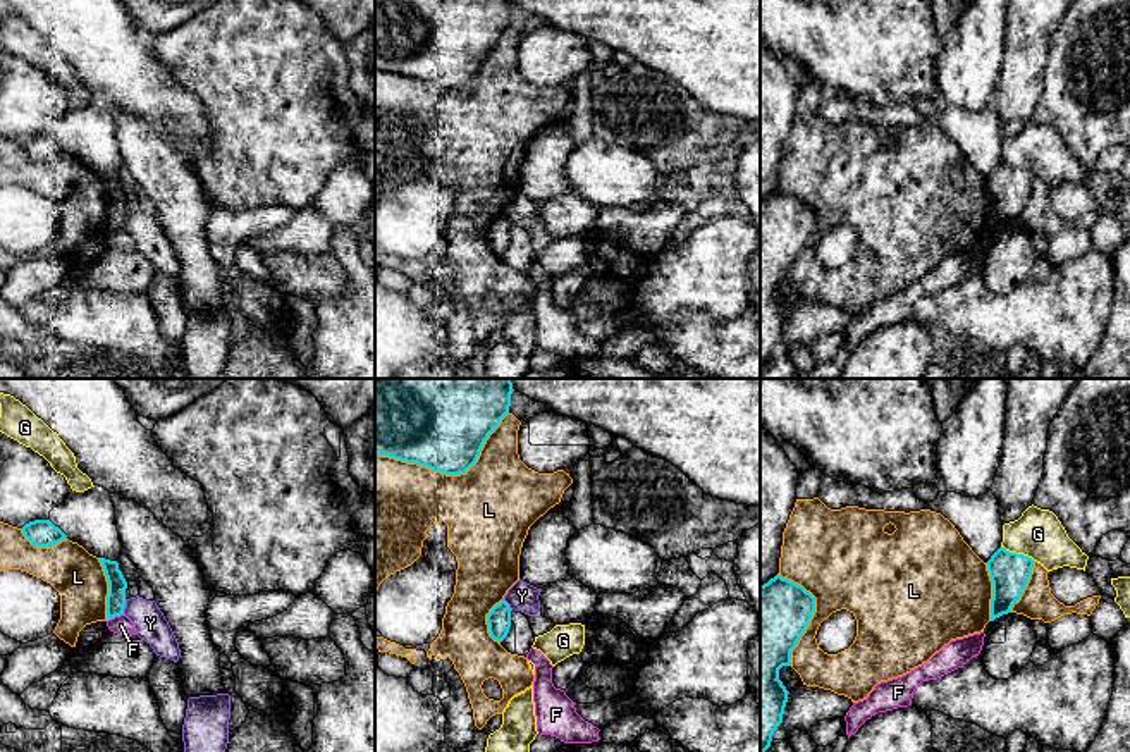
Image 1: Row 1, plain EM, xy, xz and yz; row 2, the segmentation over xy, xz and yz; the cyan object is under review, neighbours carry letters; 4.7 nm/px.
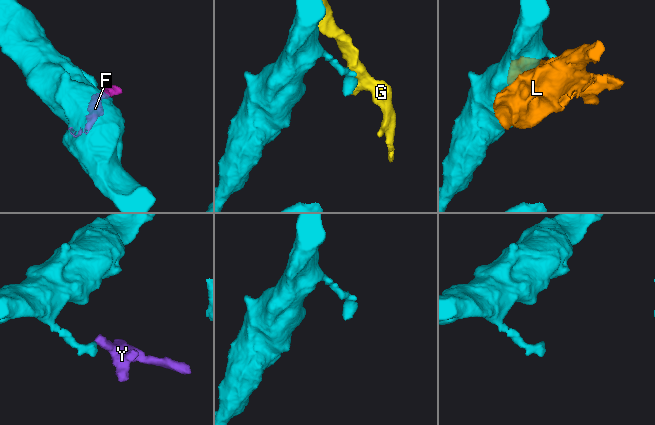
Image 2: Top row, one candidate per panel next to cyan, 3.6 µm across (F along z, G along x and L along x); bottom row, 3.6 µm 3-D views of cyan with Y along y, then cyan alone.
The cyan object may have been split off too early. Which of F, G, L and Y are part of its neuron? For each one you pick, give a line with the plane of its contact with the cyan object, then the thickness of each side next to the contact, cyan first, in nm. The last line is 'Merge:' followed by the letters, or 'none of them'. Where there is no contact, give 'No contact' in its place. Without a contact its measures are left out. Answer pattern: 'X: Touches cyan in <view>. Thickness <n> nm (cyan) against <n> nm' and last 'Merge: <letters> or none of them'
Merge: none of them

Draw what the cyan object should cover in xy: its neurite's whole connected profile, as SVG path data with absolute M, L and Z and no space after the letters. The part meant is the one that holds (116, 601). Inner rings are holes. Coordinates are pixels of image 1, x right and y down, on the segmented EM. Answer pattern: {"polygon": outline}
{"polygon": "M98 558L107 582L108 582L108 595L107 595L107 621L124 614L124 607L126 607L126 589L127 589L127 582L122 575L122 571L119 570L119 563L117 561L110 561L105 558Z"}

